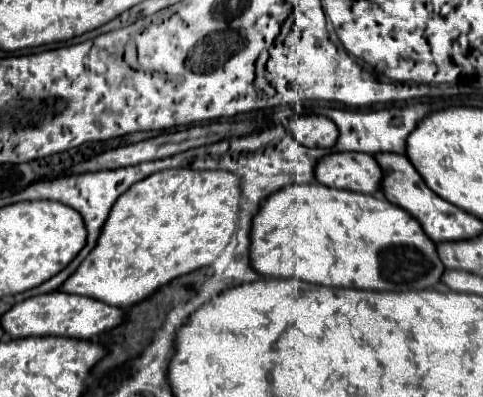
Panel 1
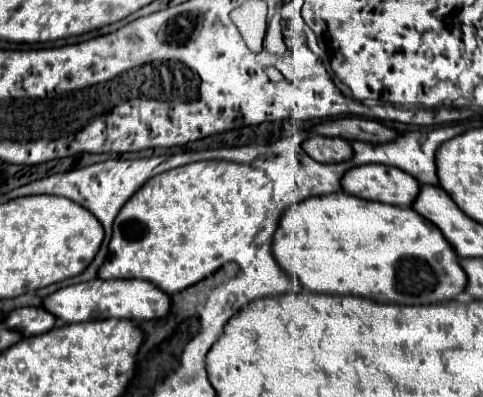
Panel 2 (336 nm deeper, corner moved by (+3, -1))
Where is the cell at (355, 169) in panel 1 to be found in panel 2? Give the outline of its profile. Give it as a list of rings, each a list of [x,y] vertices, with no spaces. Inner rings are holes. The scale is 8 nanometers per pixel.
[[[358,165],[346,171],[340,185],[344,193],[390,205],[412,205],[420,191],[412,175],[382,165]]]

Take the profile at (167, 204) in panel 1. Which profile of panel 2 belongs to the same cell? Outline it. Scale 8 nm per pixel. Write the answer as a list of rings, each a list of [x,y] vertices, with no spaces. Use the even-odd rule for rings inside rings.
[[[198,161],[198,163],[192,163],[192,165],[184,165],[184,167],[178,167],[178,169],[170,169],[170,171],[166,171],[166,173],[160,173],[160,175],[156,175],[154,179],[146,181],[144,187],[138,189],[138,191],[128,199],[128,203],[120,209],[120,213],[116,215],[116,221],[114,221],[114,235],[112,235],[112,239],[110,239],[110,245],[108,245],[110,255],[106,257],[104,265],[100,267],[98,277],[100,277],[100,279],[144,279],[144,281],[154,283],[158,289],[162,289],[162,291],[168,293],[168,295],[178,293],[178,291],[182,291],[182,289],[186,289],[186,287],[190,287],[190,285],[194,285],[194,283],[198,283],[198,281],[202,281],[204,277],[212,275],[212,273],[218,271],[224,263],[232,261],[234,255],[236,255],[236,251],[240,251],[240,249],[252,251],[252,249],[258,247],[256,239],[258,239],[258,231],[262,231],[262,223],[264,223],[264,219],[266,219],[266,211],[268,211],[268,201],[270,201],[270,197],[272,197],[272,181],[270,181],[262,171],[258,171],[258,169],[254,169],[254,167],[248,167],[248,165],[230,163],[230,161]],[[120,267],[128,267],[128,271],[130,271],[128,275],[130,275],[130,277],[116,275],[116,273],[118,273],[116,269],[120,269]]]

